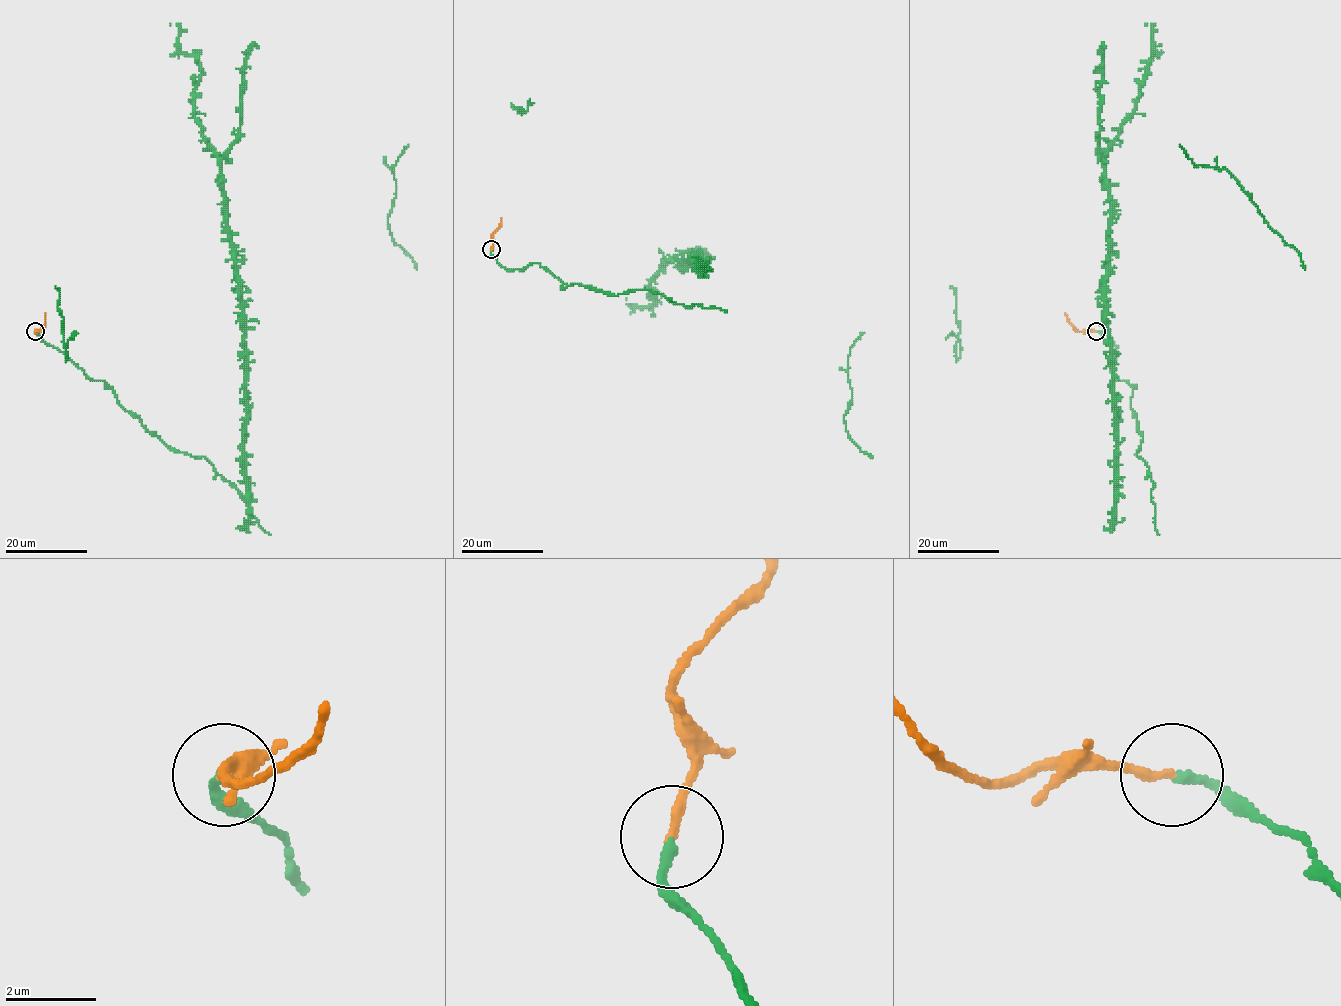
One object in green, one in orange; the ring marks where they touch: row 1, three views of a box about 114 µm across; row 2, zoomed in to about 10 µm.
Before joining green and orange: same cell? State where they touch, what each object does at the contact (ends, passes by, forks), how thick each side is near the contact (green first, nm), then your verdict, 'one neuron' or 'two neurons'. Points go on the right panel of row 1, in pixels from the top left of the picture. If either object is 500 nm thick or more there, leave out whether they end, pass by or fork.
at (1096, 331); green ends there; orange ends there; 200 nm thick on the green side, 180 nm on the other; one neuron

